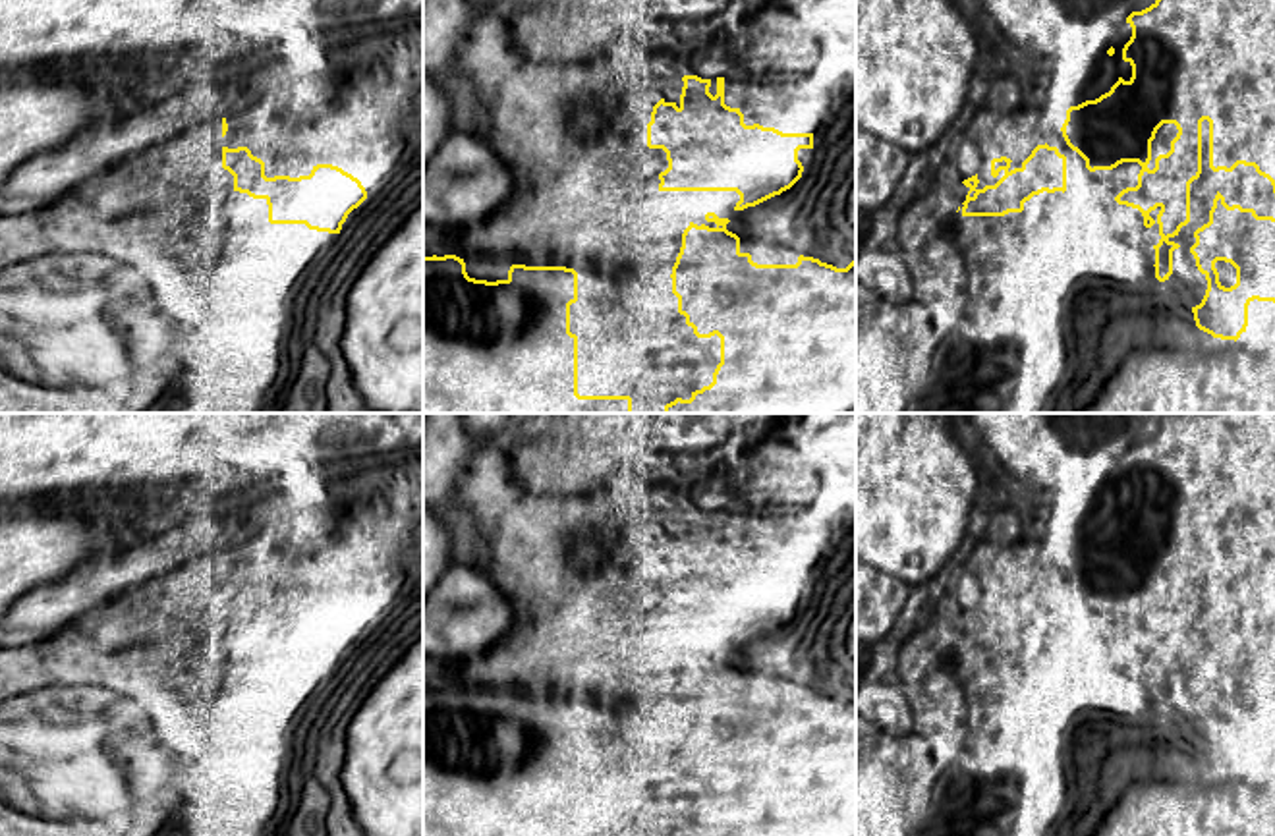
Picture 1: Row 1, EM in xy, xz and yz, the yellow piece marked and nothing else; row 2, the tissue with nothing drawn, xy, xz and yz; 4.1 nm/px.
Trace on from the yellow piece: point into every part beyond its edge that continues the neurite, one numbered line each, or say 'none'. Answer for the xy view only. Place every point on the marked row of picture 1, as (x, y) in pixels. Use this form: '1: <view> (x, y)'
none

